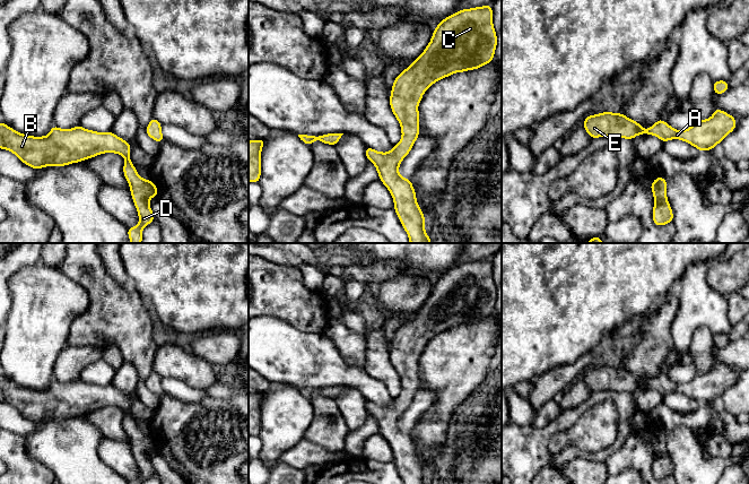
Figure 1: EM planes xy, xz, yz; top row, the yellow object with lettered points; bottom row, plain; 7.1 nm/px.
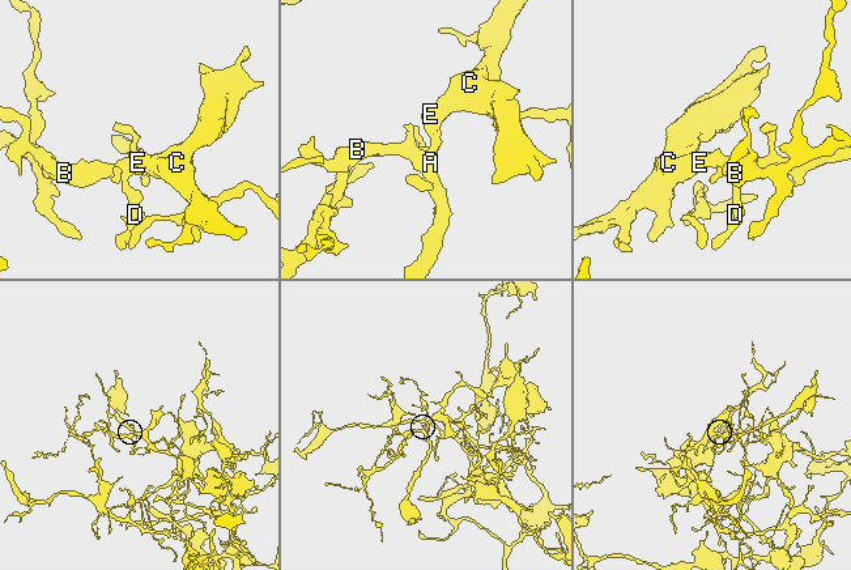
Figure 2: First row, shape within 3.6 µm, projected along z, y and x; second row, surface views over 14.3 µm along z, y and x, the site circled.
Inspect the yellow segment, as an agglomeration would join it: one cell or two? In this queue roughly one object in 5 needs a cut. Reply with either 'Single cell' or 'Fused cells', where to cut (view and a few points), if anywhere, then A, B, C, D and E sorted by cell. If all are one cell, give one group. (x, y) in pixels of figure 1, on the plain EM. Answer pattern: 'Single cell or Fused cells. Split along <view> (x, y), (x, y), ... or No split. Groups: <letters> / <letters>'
Single cell. No split. Groups: A B C D E

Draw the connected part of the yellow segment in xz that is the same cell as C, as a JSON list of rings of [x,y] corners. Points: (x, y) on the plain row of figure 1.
[[[491,258],[470,262],[461,262],[444,271],[434,283],[432,293],[424,305],[404,322],[393,335],[390,360],[401,379],[402,390],[393,403],[386,406],[374,404],[366,399],[365,408],[378,426],[380,434],[389,442],[395,464],[404,484],[425,484],[425,469],[418,459],[416,444],[410,432],[399,427],[399,420],[410,406],[415,395],[419,390],[420,369],[418,358],[424,346],[436,335],[455,326],[479,322],[491,316],[497,300],[497,288],[493,277]]]

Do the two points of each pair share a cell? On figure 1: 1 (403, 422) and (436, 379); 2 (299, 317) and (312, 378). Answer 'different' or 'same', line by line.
1: different
2: different

